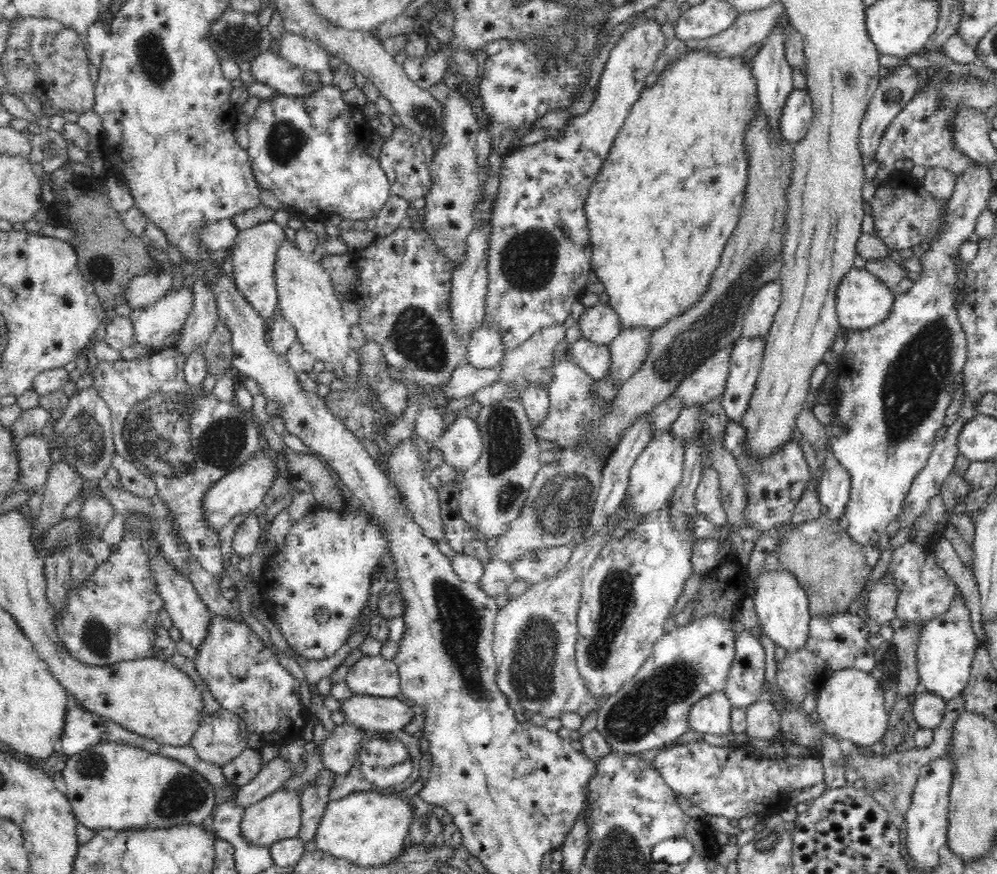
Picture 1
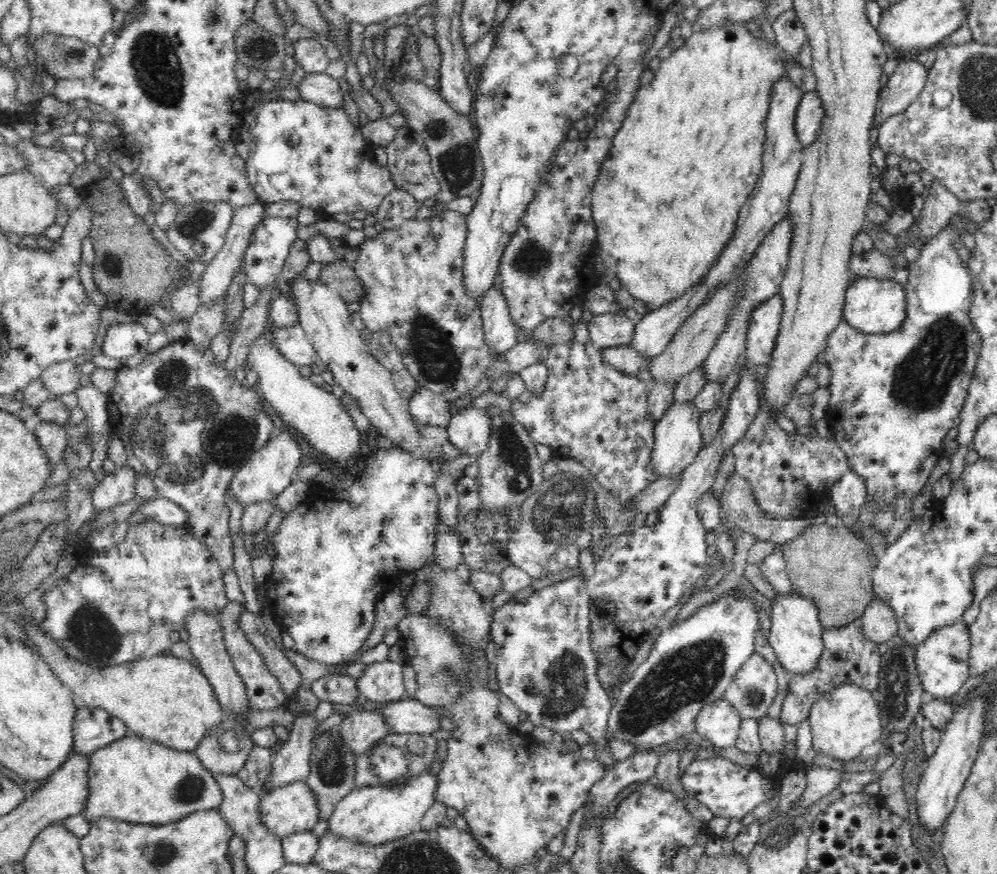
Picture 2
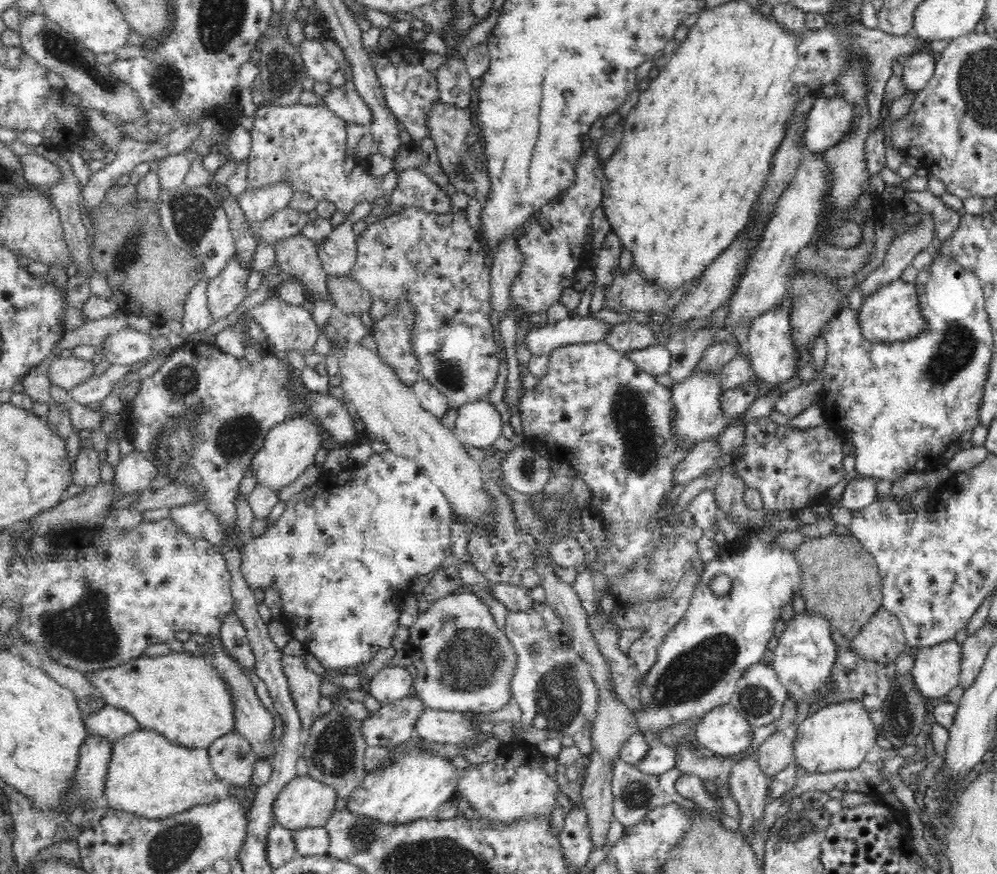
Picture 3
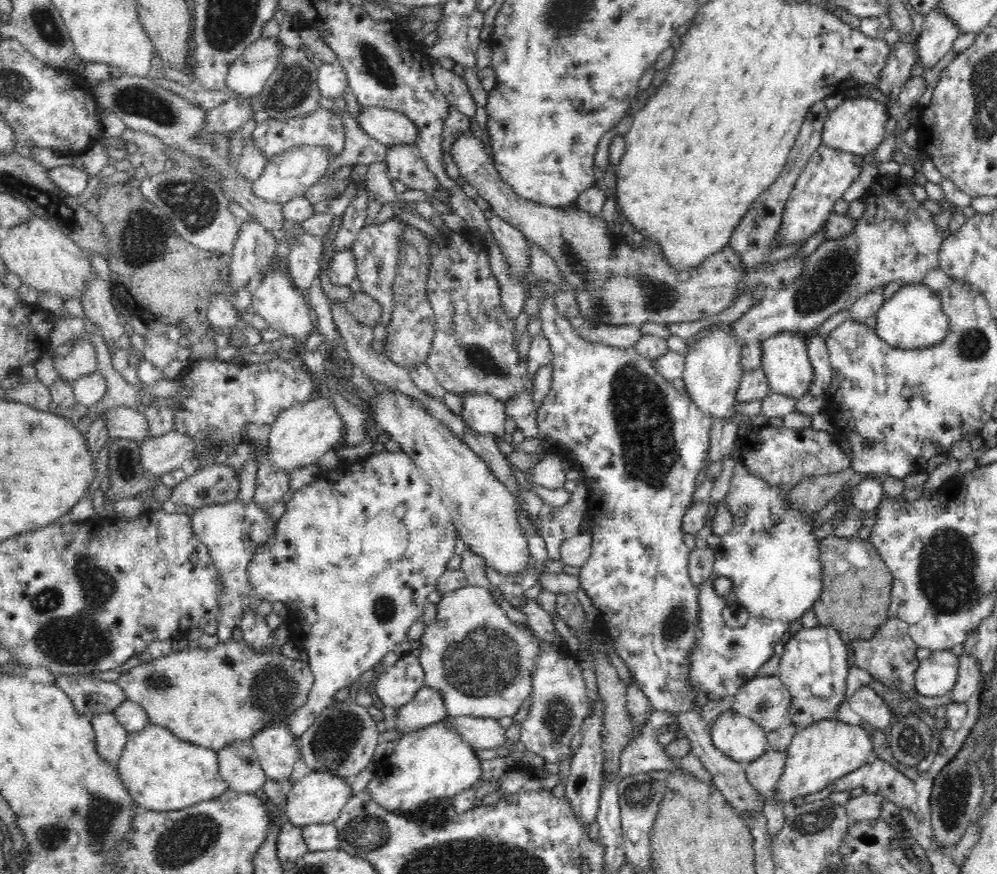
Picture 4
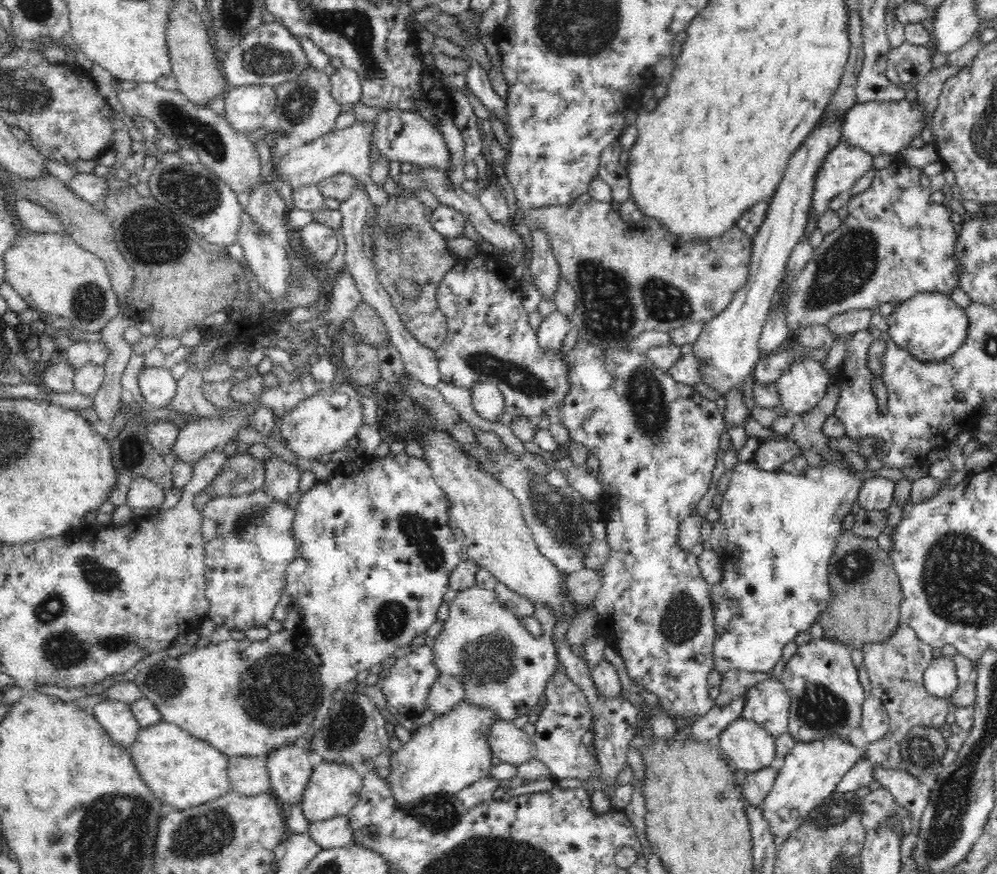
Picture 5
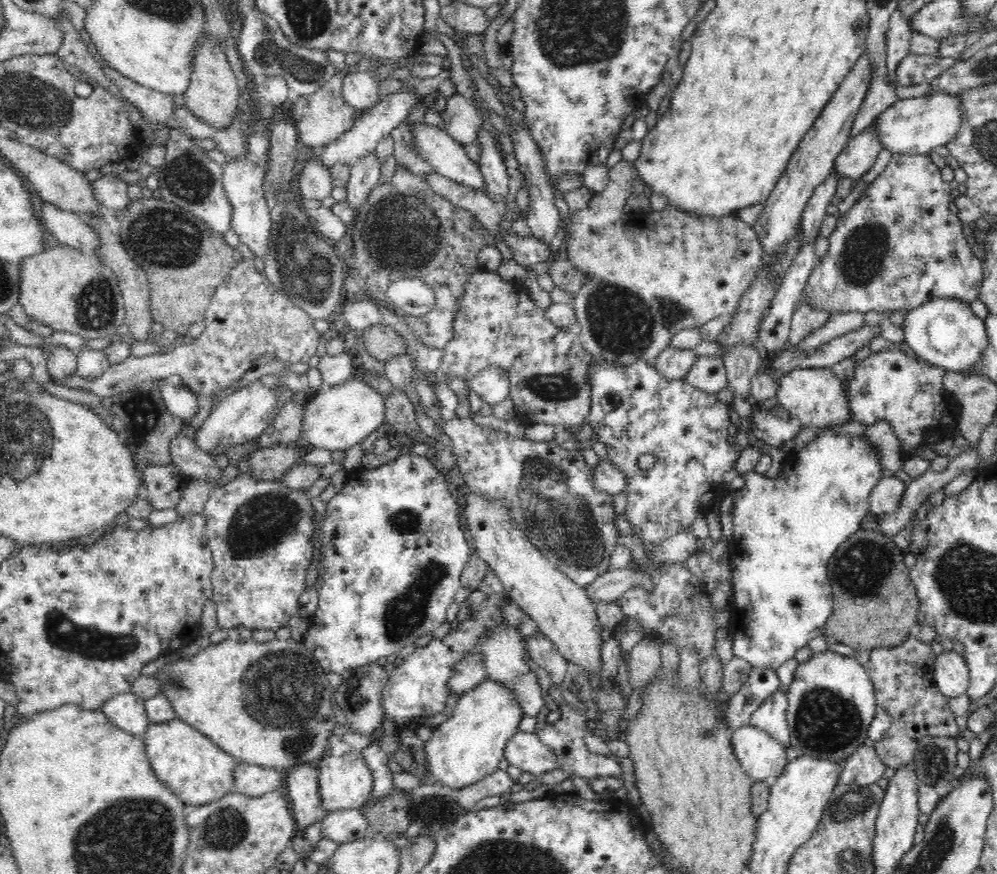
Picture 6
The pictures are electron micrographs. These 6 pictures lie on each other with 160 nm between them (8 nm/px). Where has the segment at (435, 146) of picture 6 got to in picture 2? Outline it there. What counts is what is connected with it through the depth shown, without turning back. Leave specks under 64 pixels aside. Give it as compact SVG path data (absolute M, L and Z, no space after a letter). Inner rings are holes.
M325 72L306 73L296 86L300 98L322 106L342 106L342 90L338 81Z

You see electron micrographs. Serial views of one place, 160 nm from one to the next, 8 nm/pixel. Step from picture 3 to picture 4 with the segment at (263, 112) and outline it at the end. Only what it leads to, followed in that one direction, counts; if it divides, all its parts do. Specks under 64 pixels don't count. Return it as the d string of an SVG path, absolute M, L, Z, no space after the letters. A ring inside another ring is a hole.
M320 108L316 114L310 114L306 118L292 118L292 120L276 120L269 118L257 124L251 136L255 147L269 159L285 150L294 147L310 145L325 146L338 156L344 148L344 124L338 114L334 114L330 109Z

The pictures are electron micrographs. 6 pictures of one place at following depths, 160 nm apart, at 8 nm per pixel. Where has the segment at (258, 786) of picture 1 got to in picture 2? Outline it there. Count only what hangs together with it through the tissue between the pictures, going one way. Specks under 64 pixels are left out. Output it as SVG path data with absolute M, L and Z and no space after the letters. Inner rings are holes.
M298 715L289 730L289 739L273 754L271 772L261 795L291 782L306 781L311 772L311 752L316 721L313 715Z

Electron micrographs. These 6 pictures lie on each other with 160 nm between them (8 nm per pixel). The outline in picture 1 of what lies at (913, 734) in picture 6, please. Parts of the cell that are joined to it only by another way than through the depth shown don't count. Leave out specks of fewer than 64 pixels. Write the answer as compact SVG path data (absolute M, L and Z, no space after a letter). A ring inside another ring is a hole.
M884 572L877 585L871 588L868 595L867 618L874 618L878 624L889 624L890 620L897 616L896 610L897 589L893 588L893 577L889 572ZM881 582L883 586L878 584Z

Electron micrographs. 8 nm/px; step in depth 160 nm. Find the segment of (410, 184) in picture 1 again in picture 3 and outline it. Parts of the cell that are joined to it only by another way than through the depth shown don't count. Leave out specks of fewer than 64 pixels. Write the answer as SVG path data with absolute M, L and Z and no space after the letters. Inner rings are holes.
M428 136L422 141L414 141L410 138L408 141L402 141L398 154L392 158L393 168L399 173L408 172L410 169L416 169L426 173L430 181L449 189L448 177L444 175L434 141Z

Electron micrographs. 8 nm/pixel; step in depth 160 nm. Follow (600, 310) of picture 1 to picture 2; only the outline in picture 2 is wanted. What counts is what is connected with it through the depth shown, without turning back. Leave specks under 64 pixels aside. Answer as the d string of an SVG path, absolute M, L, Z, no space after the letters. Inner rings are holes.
M622 313L593 316L587 324L589 341L596 348L628 345L634 336L634 322Z

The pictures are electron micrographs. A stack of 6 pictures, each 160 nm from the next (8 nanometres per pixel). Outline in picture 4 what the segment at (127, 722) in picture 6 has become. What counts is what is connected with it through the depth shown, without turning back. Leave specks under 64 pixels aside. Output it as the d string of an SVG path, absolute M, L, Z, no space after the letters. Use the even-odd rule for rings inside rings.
M114 711L95 714L91 723L96 731L96 745L100 755L110 763L117 764L126 748L130 732L120 723Z

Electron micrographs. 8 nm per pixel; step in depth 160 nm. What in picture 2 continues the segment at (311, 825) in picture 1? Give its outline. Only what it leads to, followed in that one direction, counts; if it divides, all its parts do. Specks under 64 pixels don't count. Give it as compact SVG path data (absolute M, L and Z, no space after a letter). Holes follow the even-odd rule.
M330 729L314 740L315 745L311 752L311 772L305 784L316 796L319 808L319 820L327 819L334 813L338 802L345 798L355 786L355 764L357 756L342 745L337 729Z

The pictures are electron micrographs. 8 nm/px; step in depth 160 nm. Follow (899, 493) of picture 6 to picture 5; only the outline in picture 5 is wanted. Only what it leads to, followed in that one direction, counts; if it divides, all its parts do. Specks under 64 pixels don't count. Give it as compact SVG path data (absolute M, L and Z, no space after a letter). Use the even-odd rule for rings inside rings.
M869 476L860 488L858 506L868 510L887 510L894 504L894 482L885 477Z

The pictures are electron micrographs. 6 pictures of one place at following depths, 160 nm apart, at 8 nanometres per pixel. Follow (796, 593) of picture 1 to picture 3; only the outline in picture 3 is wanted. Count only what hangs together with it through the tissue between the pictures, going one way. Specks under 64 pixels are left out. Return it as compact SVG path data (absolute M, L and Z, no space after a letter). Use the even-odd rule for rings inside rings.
M807 610L794 612L781 631L770 664L785 689L790 690L790 696L796 700L806 700L814 696L814 690L822 688L824 682L830 680L831 668L835 664L836 646L830 623L824 617Z

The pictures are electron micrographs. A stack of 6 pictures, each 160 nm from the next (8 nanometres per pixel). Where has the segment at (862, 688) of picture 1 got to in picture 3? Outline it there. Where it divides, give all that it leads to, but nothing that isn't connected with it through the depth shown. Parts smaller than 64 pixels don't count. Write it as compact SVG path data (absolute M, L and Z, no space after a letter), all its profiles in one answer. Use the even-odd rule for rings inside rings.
M857 698L830 702L811 716L802 720L797 729L798 738L794 738L796 764L804 773L828 773L834 770L853 770L865 762L865 756L876 746L880 735L870 719L870 713L864 703Z

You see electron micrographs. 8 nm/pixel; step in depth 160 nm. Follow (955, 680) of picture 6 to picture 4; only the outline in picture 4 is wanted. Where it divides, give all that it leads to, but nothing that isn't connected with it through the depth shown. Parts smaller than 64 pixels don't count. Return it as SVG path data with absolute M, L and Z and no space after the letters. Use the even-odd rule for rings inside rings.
M950 649L932 651L920 662L916 670L915 683L922 696L944 696L958 682L959 656Z

